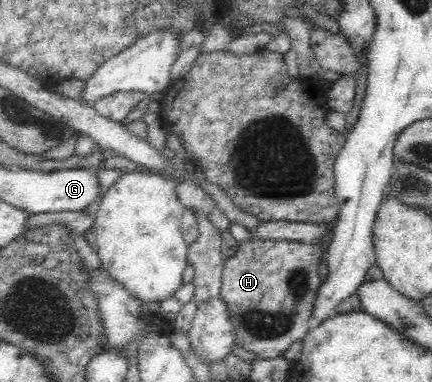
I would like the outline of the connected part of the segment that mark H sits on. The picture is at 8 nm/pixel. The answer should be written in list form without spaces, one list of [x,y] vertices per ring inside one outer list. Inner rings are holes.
[[[283,239],[239,244],[233,257],[224,261],[218,296],[225,302],[236,345],[257,358],[274,358],[307,334],[311,303],[322,282],[317,274],[322,253],[319,245]]]

